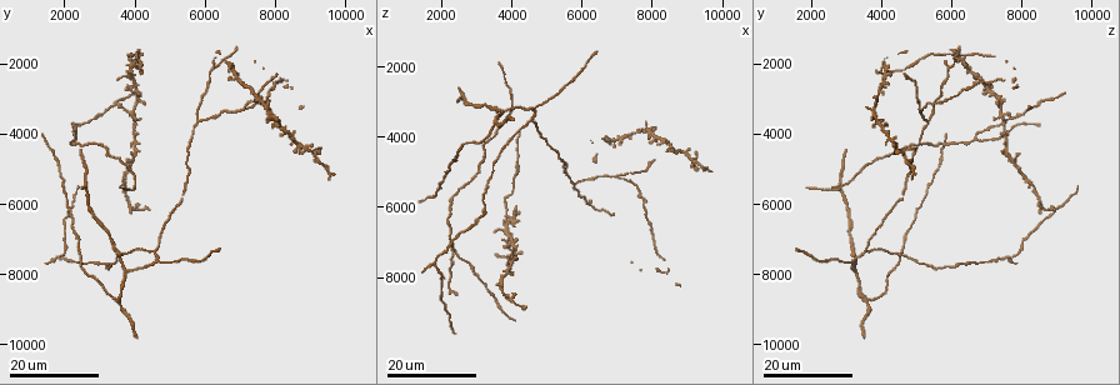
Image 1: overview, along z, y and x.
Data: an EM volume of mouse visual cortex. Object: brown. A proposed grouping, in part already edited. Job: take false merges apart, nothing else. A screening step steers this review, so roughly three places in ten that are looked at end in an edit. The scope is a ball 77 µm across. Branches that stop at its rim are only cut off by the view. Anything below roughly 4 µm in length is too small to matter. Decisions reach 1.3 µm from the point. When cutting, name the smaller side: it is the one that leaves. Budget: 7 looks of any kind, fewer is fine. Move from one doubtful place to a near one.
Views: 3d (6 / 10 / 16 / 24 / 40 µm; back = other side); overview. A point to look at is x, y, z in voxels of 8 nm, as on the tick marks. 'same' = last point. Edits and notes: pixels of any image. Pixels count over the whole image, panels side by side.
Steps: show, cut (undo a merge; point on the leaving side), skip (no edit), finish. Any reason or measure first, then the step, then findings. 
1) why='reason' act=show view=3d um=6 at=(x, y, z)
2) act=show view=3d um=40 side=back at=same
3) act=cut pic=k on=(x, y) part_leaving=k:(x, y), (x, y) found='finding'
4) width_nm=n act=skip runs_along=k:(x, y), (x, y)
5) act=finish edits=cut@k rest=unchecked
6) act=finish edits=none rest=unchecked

why='three-way junction' act=show view=3d um=16 at=(5800, 3600, 5300)

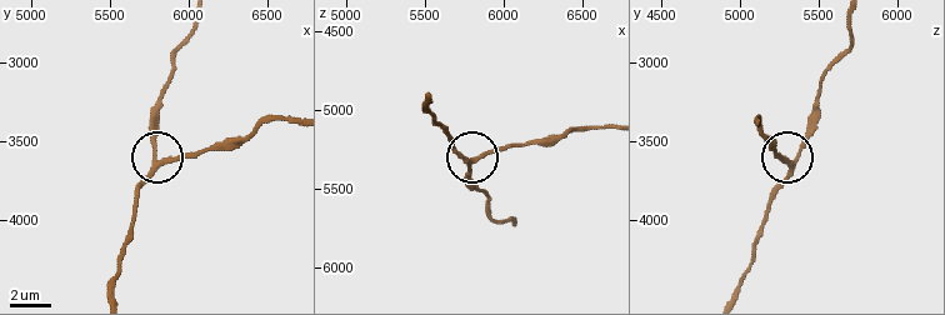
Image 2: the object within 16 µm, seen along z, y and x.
act=show view=3d um=6 at=(5780, 3620, 5320)

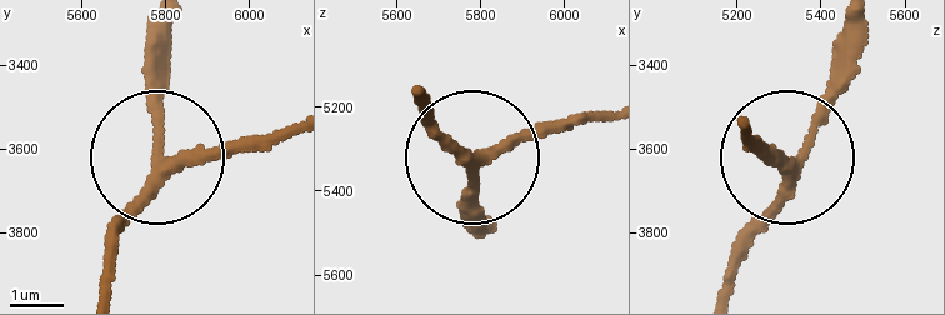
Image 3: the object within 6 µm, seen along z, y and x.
side_arm_um=28 act=skip runs_along=3:(101, 288), (165, 149), (165, 64) found='one neuron here'

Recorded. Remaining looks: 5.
why='calibre changes' act=show view=3d um=24 at=(7800, 3100, 5800)

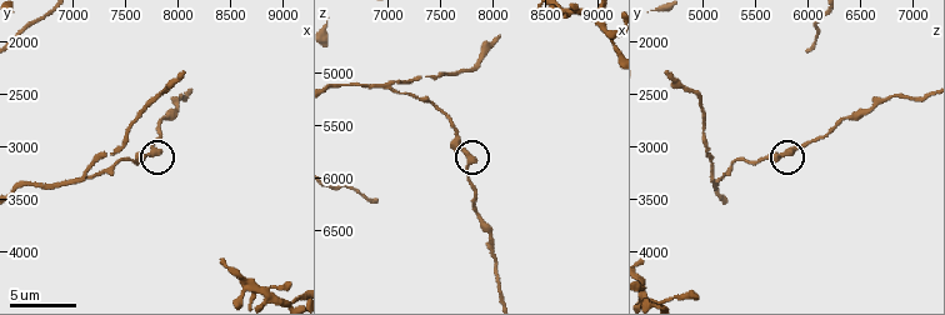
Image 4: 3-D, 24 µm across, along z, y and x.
act=show view=3d um=10 at=(7780, 3040, 5800)

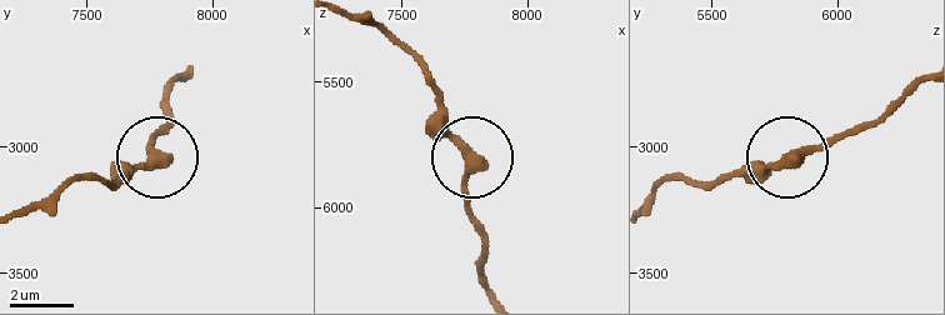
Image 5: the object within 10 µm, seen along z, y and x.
act=skip runs_along=5:(29, 210), (155, 159), (158, 126) found='continuous, no second neuron'

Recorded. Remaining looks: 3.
why='thin arm on a thick one' act=show view=3d um=10 at=(7020, 3320, 5120)

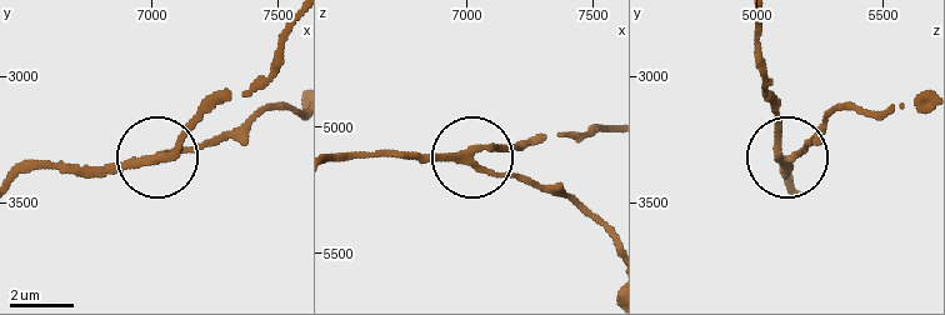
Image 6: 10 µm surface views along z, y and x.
arms=3 act=skip runs_along=6:(341, 156), (463, 156), (556, 194) found='all the same neuron'

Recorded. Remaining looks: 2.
act=finish edits=none rest=unchecked

